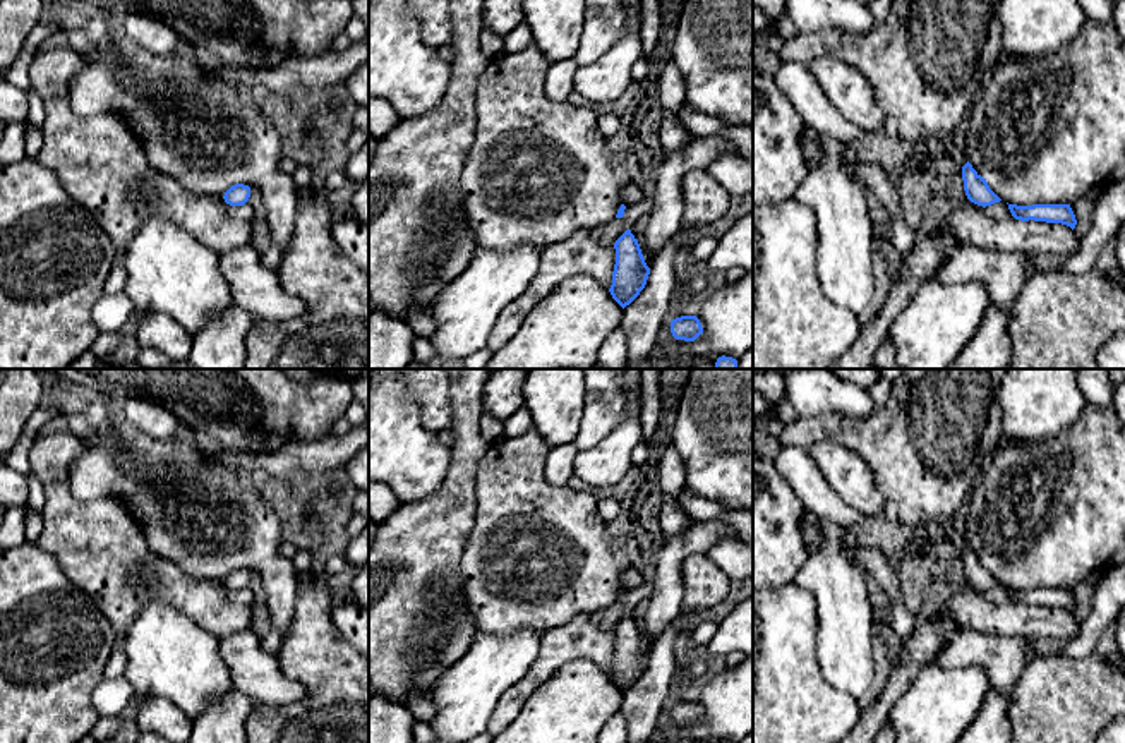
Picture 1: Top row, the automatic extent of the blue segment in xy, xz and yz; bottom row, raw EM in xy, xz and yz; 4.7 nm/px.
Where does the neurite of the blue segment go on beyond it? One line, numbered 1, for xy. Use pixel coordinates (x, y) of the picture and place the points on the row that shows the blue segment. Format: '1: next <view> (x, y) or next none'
1: next none

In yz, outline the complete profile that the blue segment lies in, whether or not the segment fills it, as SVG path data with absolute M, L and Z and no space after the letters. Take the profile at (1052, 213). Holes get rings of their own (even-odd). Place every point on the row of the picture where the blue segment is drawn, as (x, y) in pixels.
M1008 204L1008 209L1015 220L1020 221L1046 221L1046 223L1062 223L1072 230L1077 225L1075 214L1070 204L1032 204L1032 206L1017 206Z

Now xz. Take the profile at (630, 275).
M626 230L616 240L614 249L616 264L609 292L612 299L624 309L645 288L650 268L647 266L640 244L631 230Z

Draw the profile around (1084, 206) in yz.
M1087 192L1079 196L1074 202L1070 202L1070 208L1077 220L1074 232L1079 244L1086 239L1086 235L1092 227L1094 211L1098 204L1099 204L1099 199L1089 196Z

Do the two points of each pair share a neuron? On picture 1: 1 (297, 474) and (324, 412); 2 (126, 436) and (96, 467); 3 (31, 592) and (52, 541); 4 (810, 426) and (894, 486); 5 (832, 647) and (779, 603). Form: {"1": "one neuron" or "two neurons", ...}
{"1": "two neurons", "2": "one neuron", "3": "two neurons", "4": "one neuron", "5": "two neurons"}

